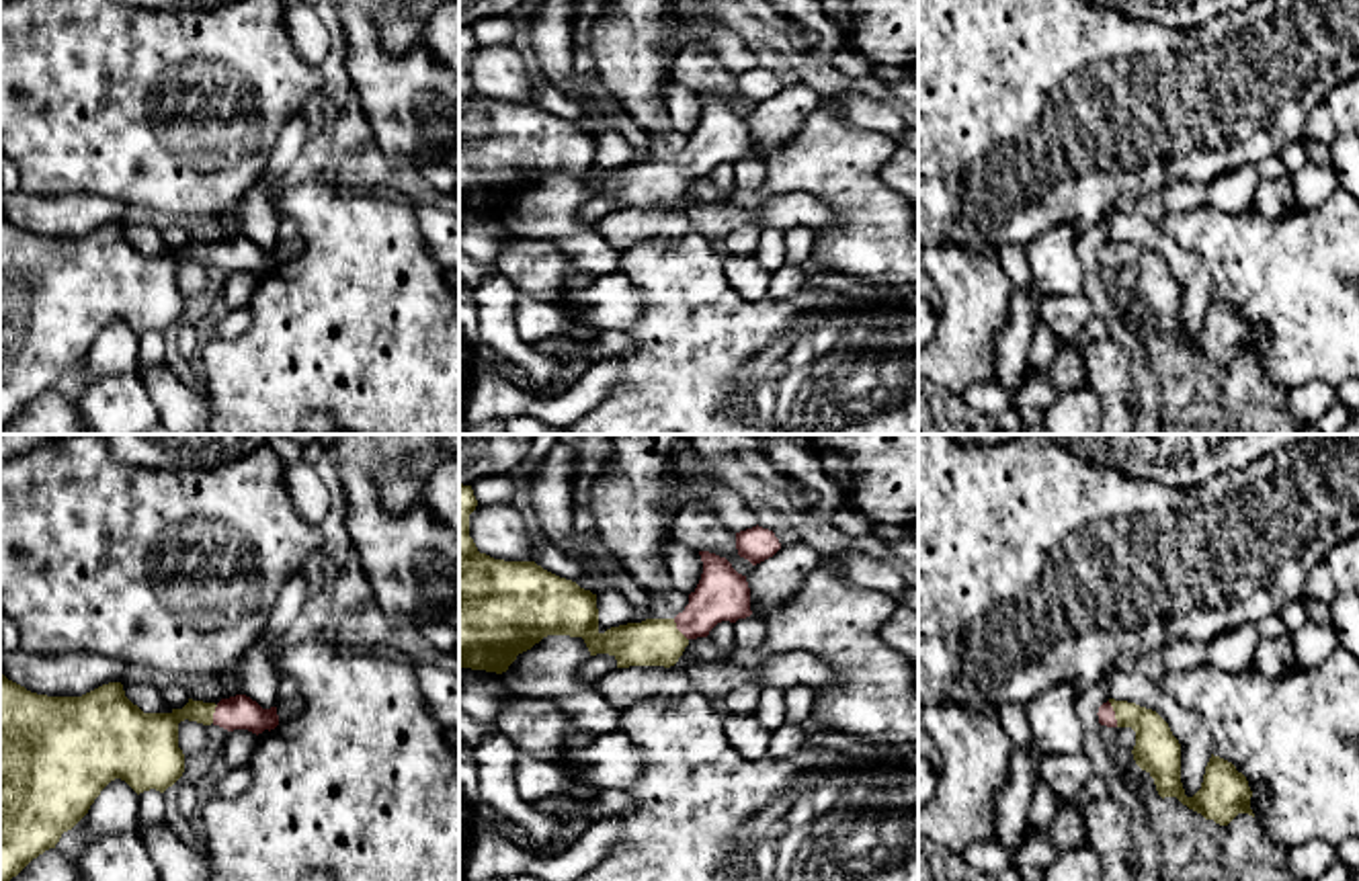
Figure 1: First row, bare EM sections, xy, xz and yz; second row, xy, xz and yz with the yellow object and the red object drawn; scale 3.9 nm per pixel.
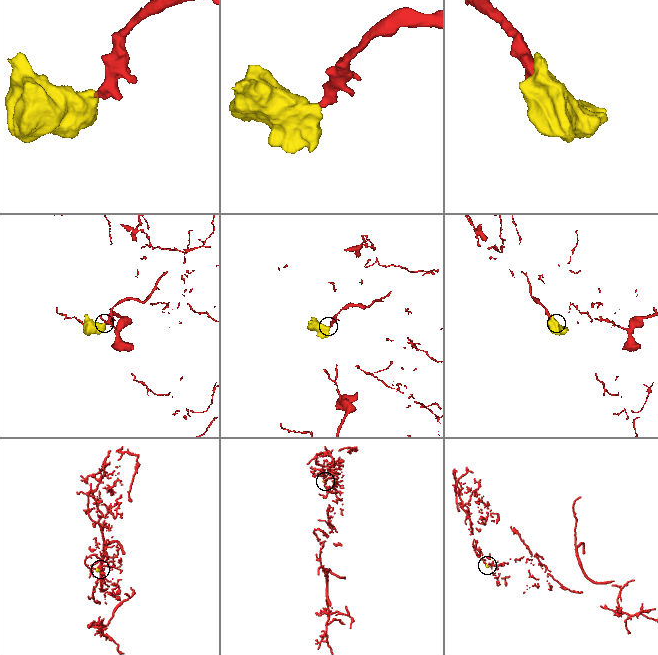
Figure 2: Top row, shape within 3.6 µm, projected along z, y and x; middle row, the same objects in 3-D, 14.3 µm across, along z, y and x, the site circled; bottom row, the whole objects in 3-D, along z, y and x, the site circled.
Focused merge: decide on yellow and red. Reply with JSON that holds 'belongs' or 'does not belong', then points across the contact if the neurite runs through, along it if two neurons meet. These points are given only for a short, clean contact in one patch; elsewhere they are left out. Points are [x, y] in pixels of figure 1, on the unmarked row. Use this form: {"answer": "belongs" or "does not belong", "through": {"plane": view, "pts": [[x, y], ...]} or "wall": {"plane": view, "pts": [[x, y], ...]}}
{"answer": "belongs", "through": {"plane": "yz", "pts": [[1157, 291], [1130, 257], [1116, 255], [1105, 255]]}}

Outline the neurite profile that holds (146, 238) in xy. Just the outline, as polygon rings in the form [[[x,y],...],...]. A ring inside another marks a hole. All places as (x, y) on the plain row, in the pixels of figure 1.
[[[123,223],[125,238],[143,254],[172,254],[160,229],[146,223]]]

